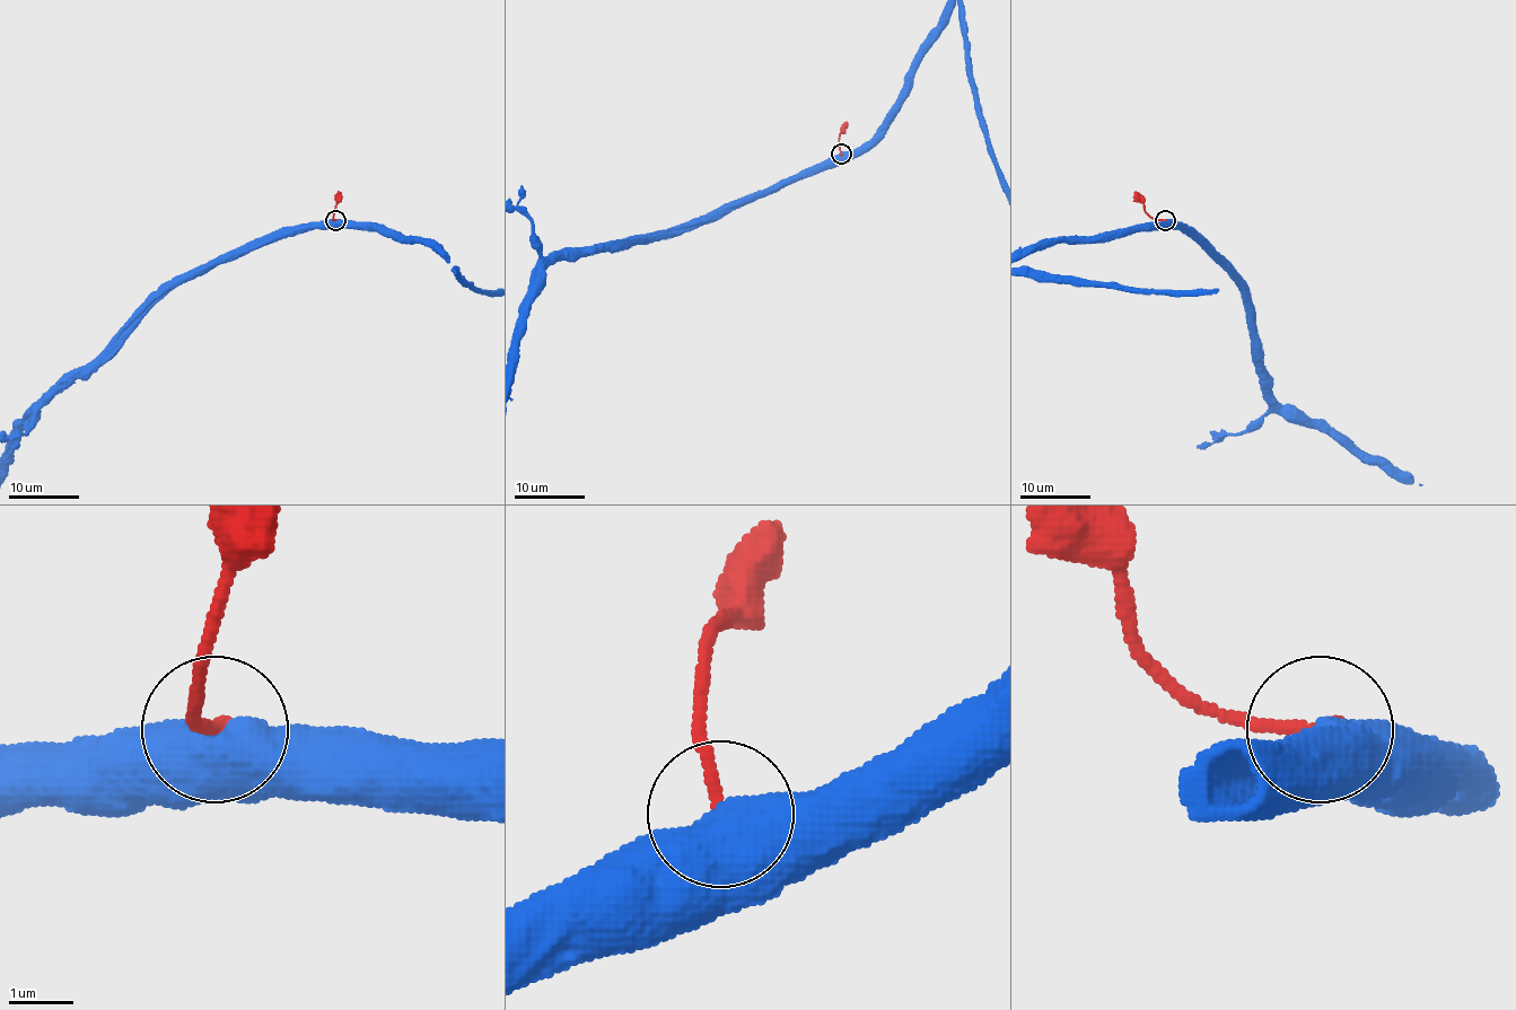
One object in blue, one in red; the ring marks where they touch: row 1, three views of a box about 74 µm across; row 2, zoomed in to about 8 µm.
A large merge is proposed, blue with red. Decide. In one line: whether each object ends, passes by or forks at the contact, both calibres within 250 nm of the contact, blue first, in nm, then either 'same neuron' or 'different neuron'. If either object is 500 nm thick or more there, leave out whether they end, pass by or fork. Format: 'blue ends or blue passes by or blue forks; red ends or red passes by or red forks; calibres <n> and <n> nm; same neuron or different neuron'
calibres 750 and 190 nm; different neuron

